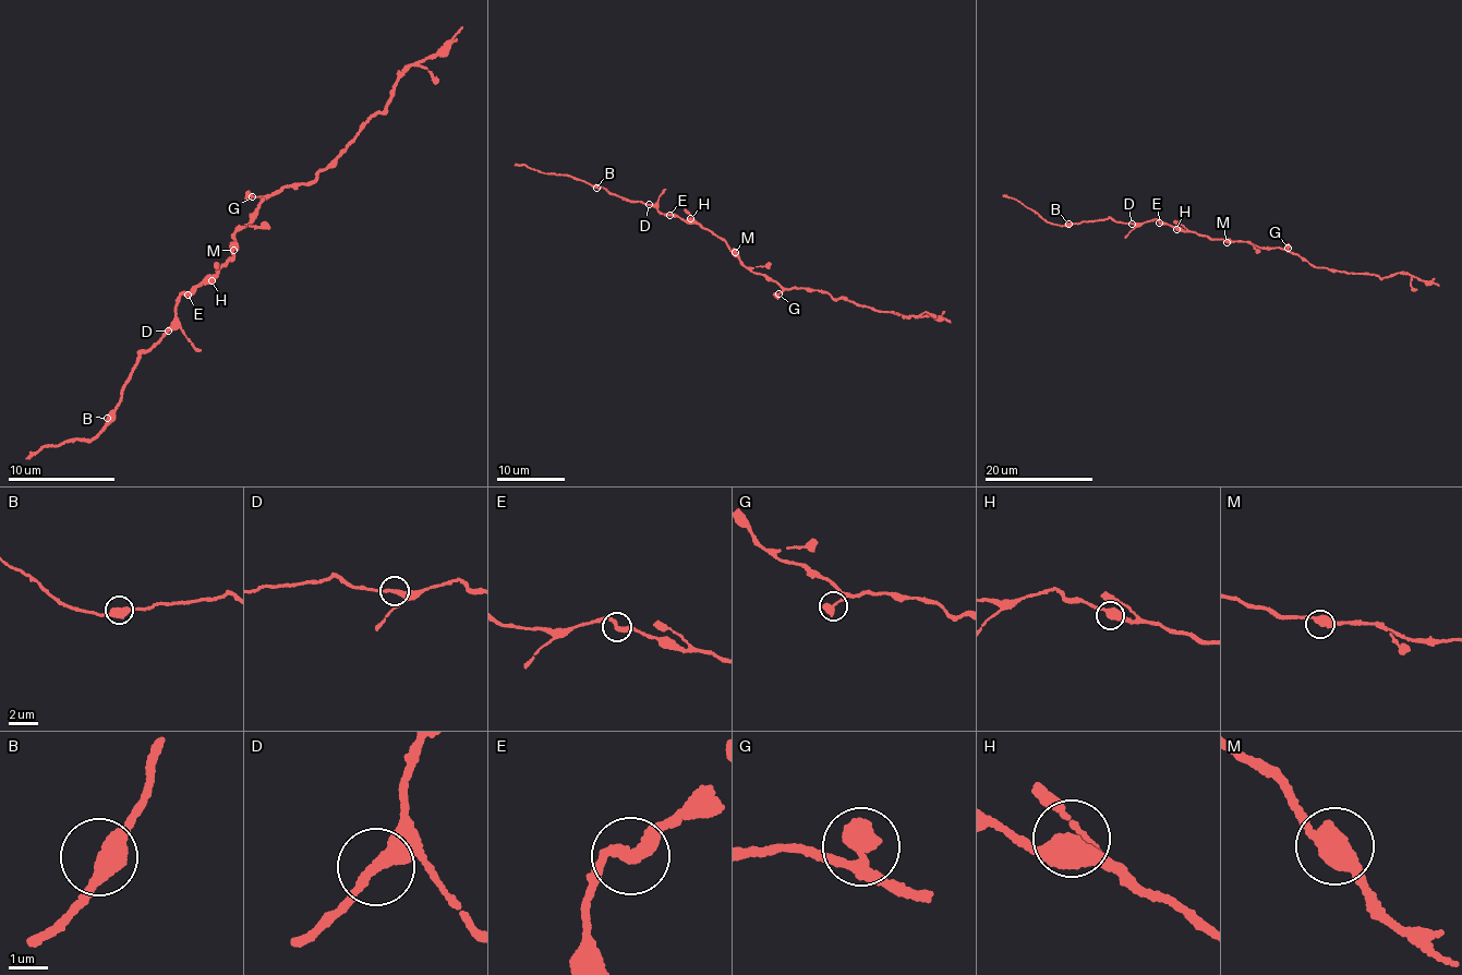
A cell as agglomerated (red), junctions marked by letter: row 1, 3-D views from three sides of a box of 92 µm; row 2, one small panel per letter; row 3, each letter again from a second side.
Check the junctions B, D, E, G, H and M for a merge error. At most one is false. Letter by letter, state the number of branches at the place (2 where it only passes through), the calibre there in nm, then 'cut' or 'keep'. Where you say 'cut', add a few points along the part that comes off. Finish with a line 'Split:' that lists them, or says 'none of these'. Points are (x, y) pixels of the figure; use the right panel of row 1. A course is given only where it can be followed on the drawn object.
B: 2 branches meet; 440 nm thick; keep
D: 2 branches meet; 240 nm thick; keep
E: 2 branches meet; 320 nm thick; keep
G: 1 branches meet; 550 nm thick; keep
H: 2 branches meet; 500 nm thick; keep
M: 2 branches meet; 480 nm thick; keep
Split: none of these

